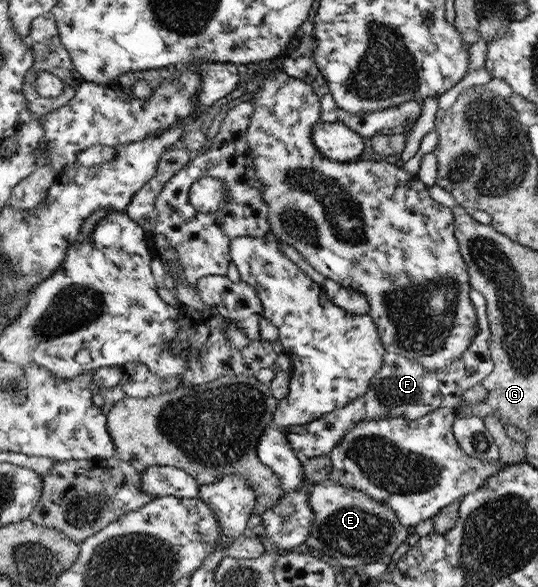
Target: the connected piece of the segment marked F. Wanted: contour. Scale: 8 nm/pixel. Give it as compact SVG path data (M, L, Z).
M475 288L471 290L471 302L474 304L478 315L479 333L475 340L468 345L462 357L451 362L451 366L436 373L428 372L421 364L416 364L410 359L399 354L386 352L383 357L383 368L371 380L367 393L349 402L342 409L333 410L326 416L308 424L292 426L285 429L284 433L291 447L298 452L301 459L319 457L330 454L339 440L356 424L364 420L378 418L398 418L403 416L411 420L423 417L425 414L444 407L457 407L462 402L462 395L474 385L486 380L493 371L494 361L490 356L489 340L491 330L487 319L486 299Z

